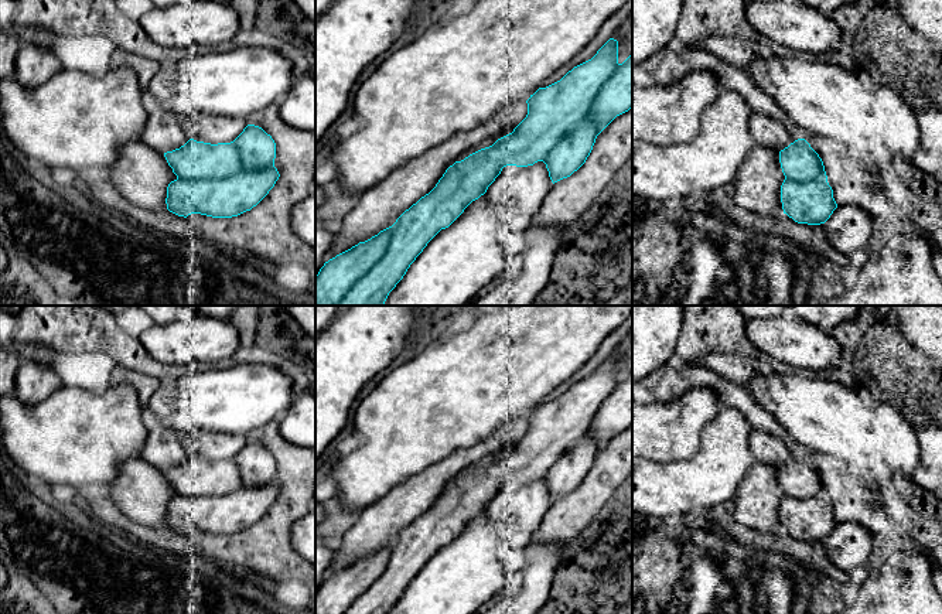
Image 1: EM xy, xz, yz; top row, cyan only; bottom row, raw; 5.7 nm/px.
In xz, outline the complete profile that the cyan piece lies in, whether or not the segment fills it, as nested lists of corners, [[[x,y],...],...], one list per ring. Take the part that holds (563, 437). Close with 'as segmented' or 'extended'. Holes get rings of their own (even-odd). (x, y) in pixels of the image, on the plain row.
[[[610,355],[591,376],[560,398],[539,405],[528,417],[509,422],[511,443],[458,473],[436,504],[392,543],[325,579],[315,593],[315,614],[388,614],[427,560],[484,512],[504,484],[543,478],[553,501],[567,495],[586,480],[597,453],[631,424],[632,372],[620,381],[618,358]]]; extended

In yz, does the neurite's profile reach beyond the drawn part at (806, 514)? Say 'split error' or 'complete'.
split error

